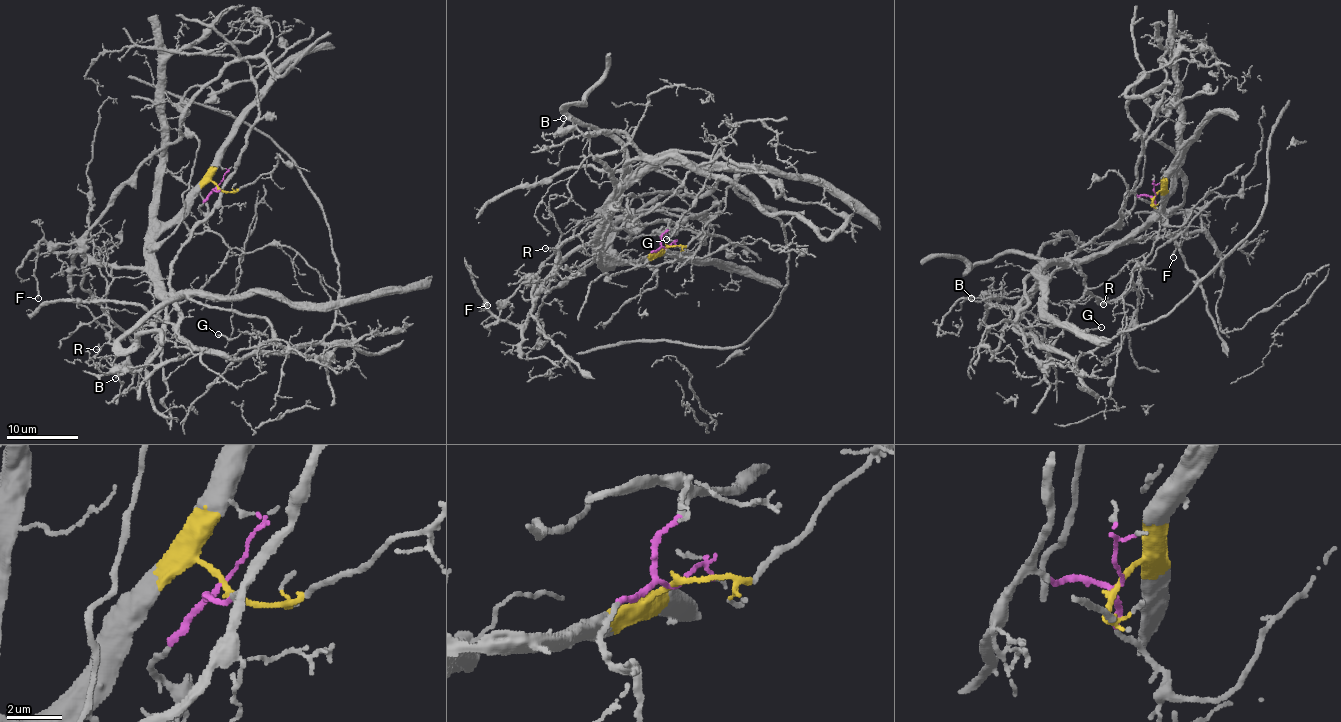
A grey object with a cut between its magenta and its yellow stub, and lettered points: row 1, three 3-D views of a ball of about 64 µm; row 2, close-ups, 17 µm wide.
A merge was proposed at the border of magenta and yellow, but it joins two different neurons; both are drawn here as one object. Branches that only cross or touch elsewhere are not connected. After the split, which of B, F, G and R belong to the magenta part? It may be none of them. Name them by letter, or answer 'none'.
G, R

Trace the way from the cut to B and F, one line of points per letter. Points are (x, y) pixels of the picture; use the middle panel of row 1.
B: (666, 248), (621, 264), (603, 253), (602, 228), (612, 193), (613, 170), (590, 150), (590, 139), (563, 118)
F: (666, 248), (621, 264), (593, 242), (580, 244), (537, 288), (524, 282), (497, 316), (487, 306)

